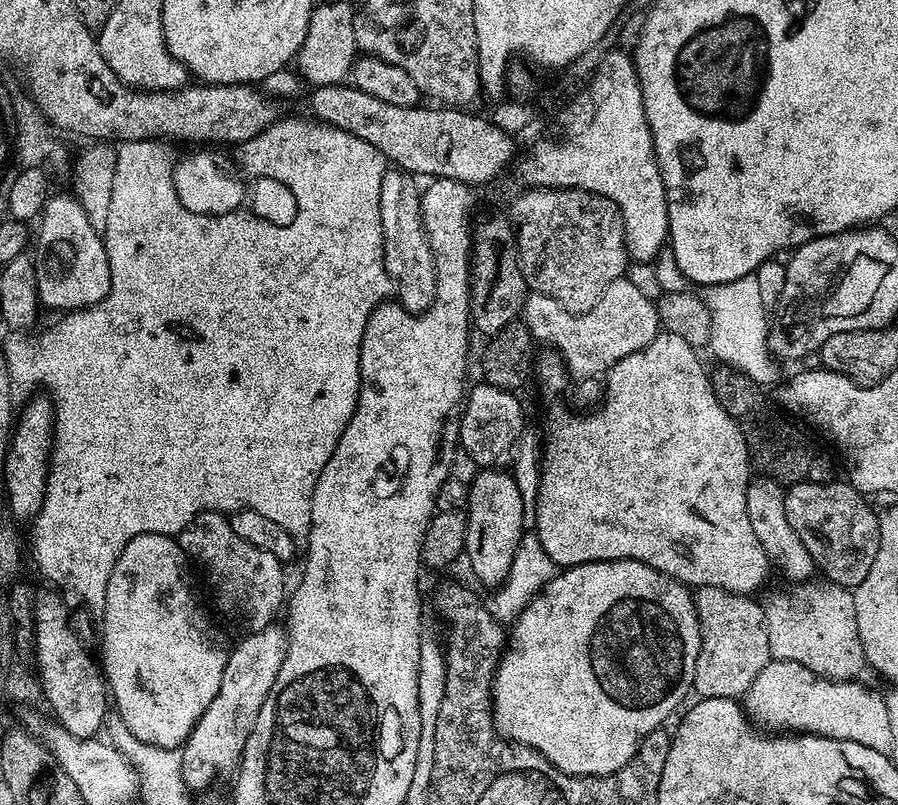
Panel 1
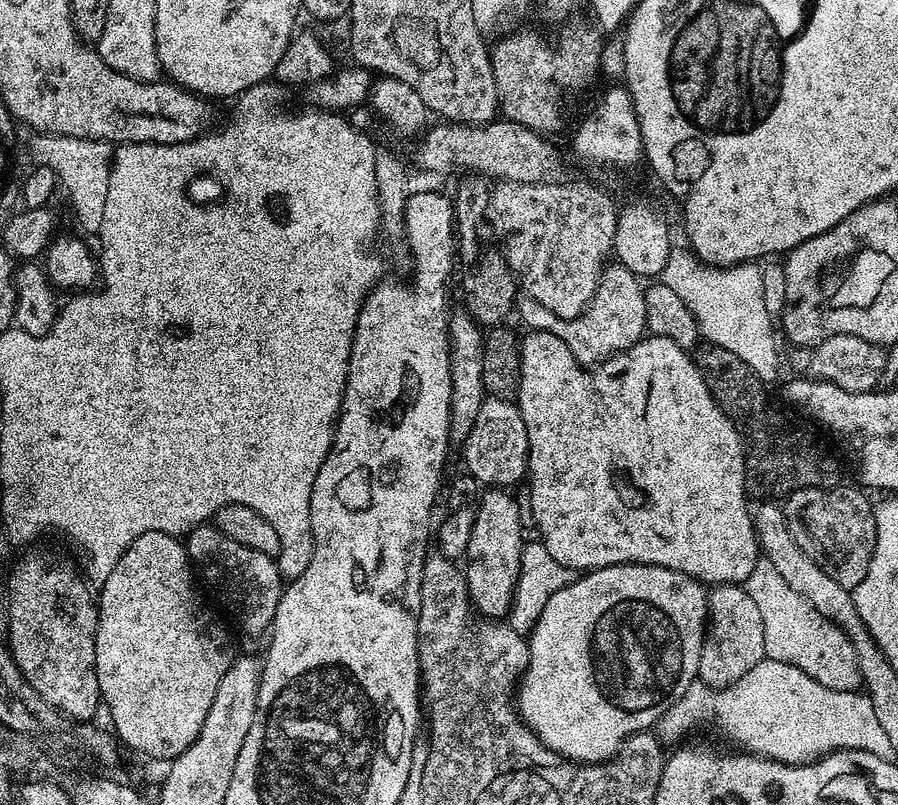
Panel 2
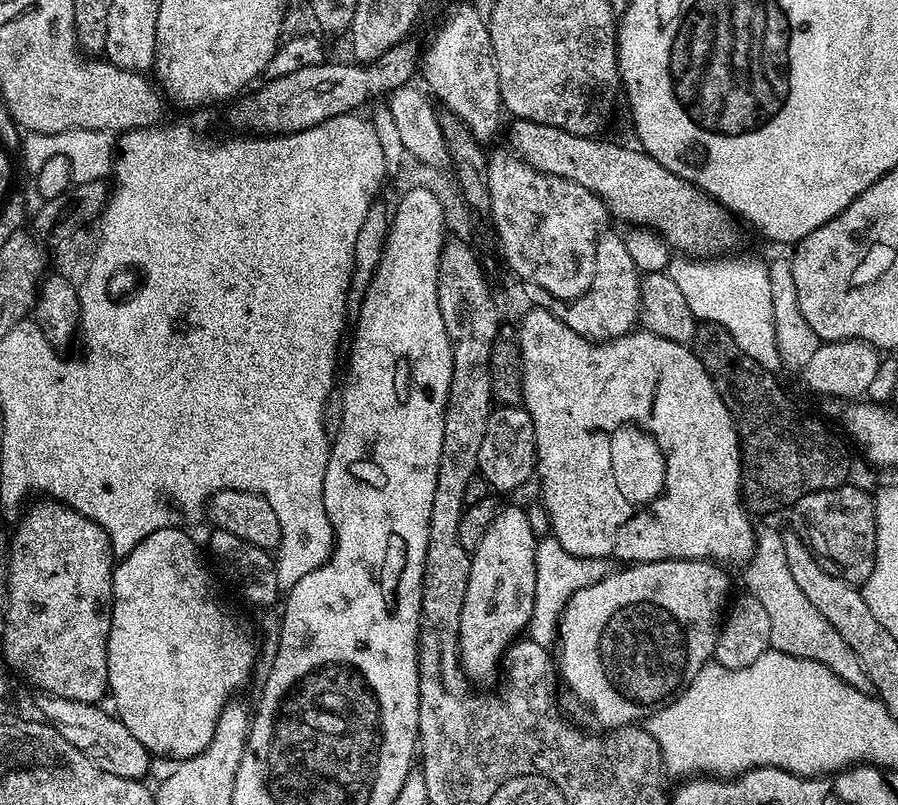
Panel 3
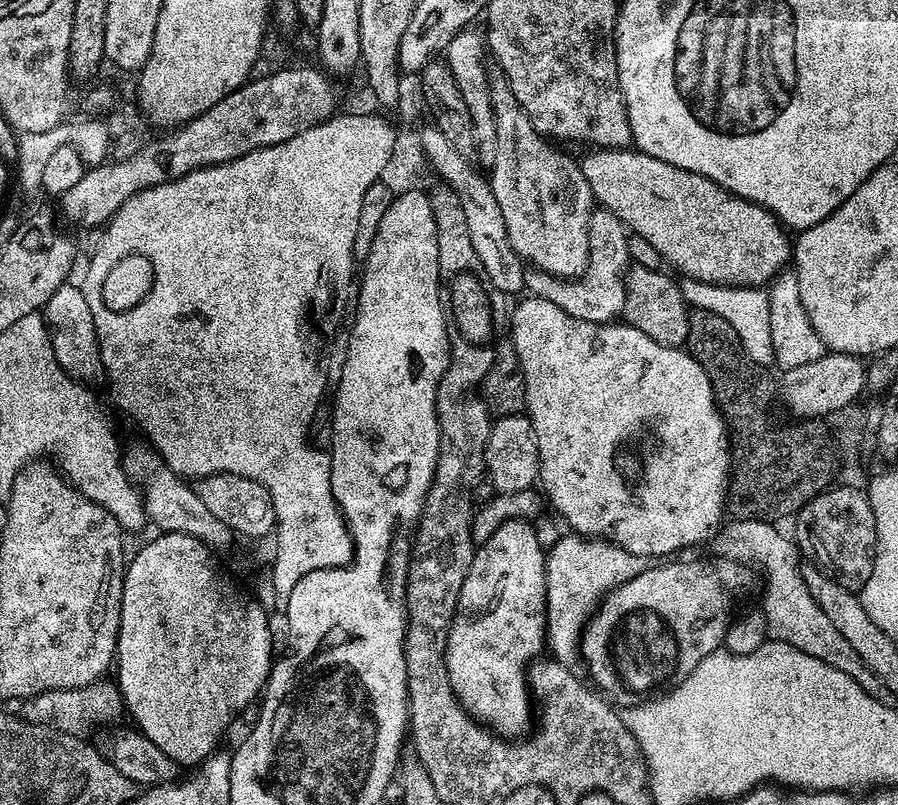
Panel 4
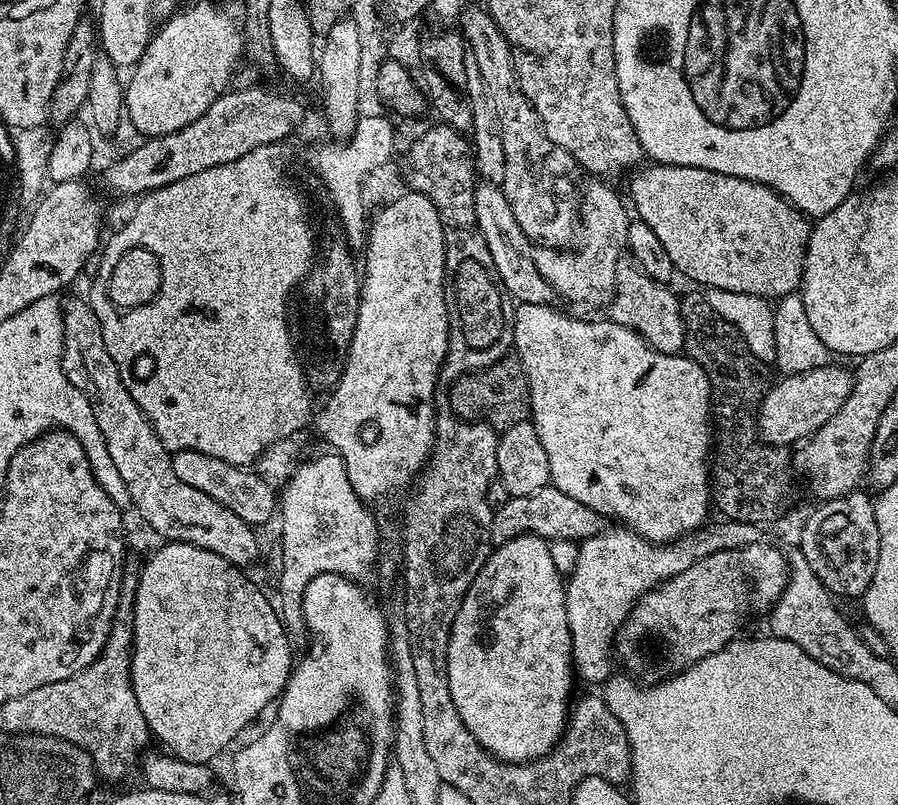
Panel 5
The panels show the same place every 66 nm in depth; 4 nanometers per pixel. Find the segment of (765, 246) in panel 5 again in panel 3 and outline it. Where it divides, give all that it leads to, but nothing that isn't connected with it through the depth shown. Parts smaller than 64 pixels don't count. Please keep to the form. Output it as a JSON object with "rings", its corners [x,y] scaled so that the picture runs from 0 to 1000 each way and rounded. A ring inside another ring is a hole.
{"rings":[[[571,148],[569,153],[570,160],[566,164],[567,171],[570,173],[568,184],[579,198],[585,199],[589,206],[601,214],[638,224],[644,226],[644,231],[653,231],[653,236],[661,240],[685,272],[687,268],[688,272],[704,278],[699,281],[716,281],[738,293],[739,302],[745,309],[769,319],[798,320],[814,314],[816,312],[814,308],[823,301],[824,288],[820,284],[821,270],[804,257],[795,245],[786,242],[782,235],[776,234],[774,229],[764,226],[755,221],[755,216],[742,211],[742,206],[734,204],[727,194],[722,193],[712,183],[694,184],[690,179],[668,174],[673,171],[635,166],[625,159],[596,154],[589,149]]]}

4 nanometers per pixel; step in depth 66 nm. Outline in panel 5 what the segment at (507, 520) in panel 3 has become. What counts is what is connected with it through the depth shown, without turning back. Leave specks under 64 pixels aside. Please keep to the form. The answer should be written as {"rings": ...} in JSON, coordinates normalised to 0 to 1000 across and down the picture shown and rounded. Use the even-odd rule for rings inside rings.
{"rings":[[[582,661],[547,682],[543,697],[519,733],[514,753],[510,753],[499,794],[501,867],[506,867],[519,907],[556,944],[569,949],[598,944],[609,939],[628,913],[638,868],[637,840],[639,845],[629,729],[629,717],[618,706],[612,691],[611,672]]]}

